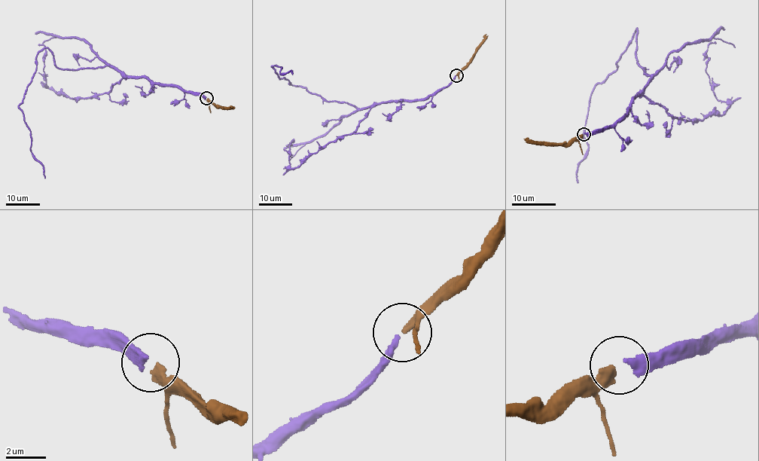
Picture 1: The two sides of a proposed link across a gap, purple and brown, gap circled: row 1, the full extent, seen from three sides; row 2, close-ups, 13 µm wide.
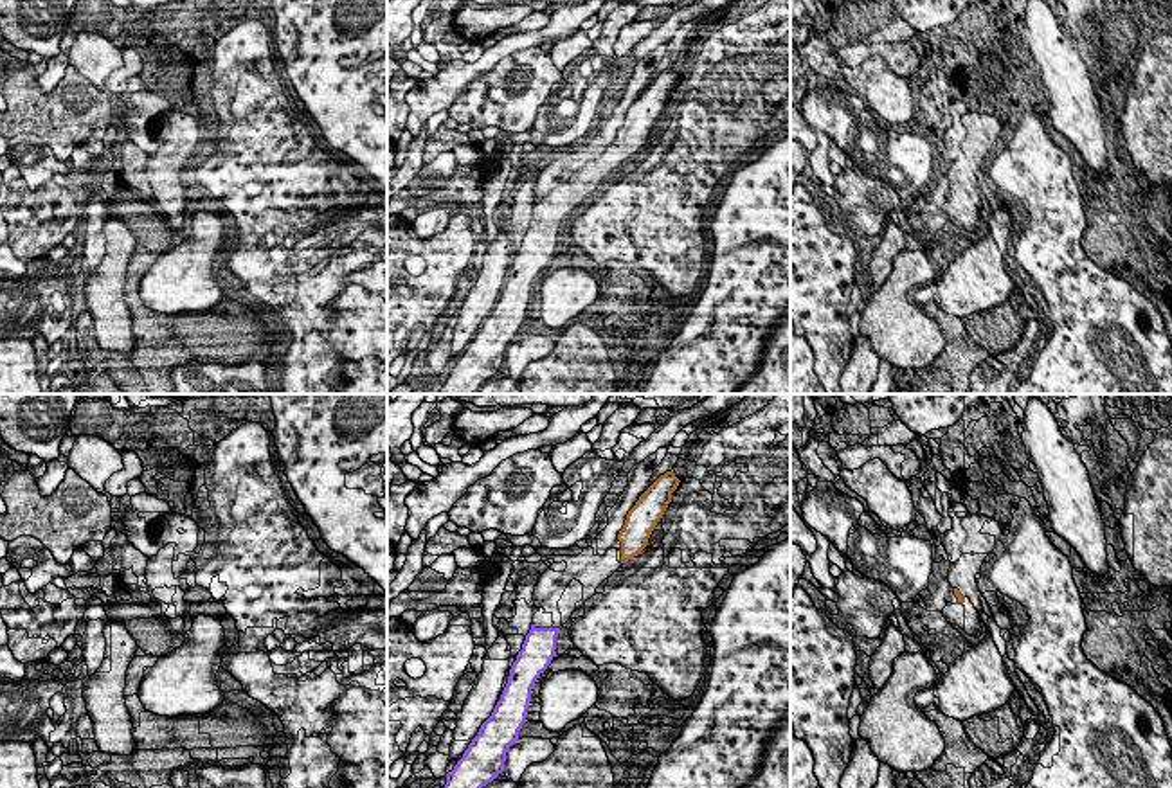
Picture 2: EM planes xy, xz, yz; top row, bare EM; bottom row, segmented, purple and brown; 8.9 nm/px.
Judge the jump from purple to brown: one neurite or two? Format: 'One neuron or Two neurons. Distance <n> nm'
One neuron. Distance 800 nm

